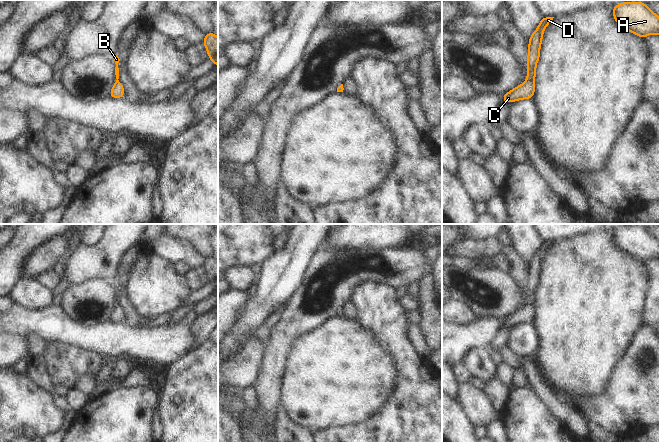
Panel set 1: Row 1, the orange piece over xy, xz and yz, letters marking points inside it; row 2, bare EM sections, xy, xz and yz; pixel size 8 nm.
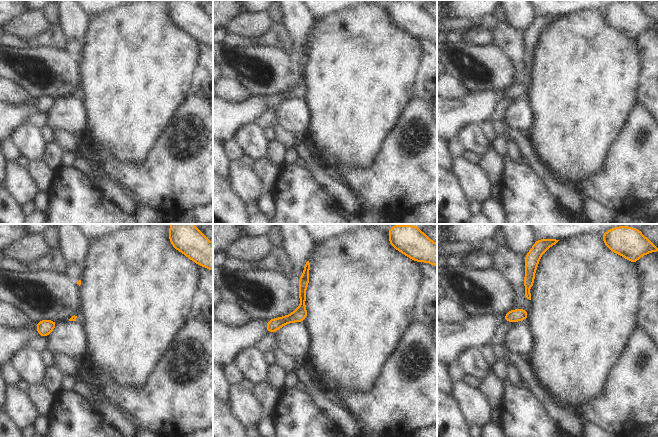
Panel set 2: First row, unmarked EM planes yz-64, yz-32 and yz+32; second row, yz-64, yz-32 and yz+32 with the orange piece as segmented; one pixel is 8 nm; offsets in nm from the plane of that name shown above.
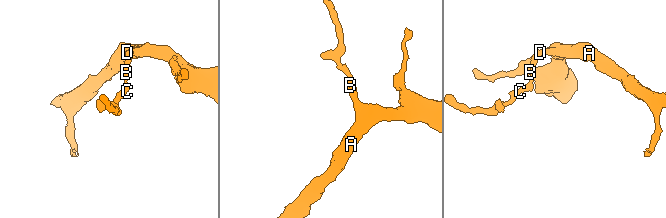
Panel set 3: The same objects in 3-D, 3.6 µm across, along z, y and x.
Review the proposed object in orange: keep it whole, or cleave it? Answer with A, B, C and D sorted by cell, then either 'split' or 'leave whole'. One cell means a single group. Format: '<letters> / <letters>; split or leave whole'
A B C D; leave whole

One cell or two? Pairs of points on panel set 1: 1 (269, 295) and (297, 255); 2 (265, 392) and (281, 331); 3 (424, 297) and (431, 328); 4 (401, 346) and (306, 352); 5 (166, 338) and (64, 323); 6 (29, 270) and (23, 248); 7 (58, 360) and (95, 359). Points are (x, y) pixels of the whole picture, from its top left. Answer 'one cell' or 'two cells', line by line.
1: one cell
2: one cell
3: one cell
4: two cells
5: one cell
6: two cells
7: one cell

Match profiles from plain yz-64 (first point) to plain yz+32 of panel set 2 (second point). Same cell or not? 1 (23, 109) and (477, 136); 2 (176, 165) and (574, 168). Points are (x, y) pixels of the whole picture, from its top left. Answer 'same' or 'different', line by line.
1: different
2: different

